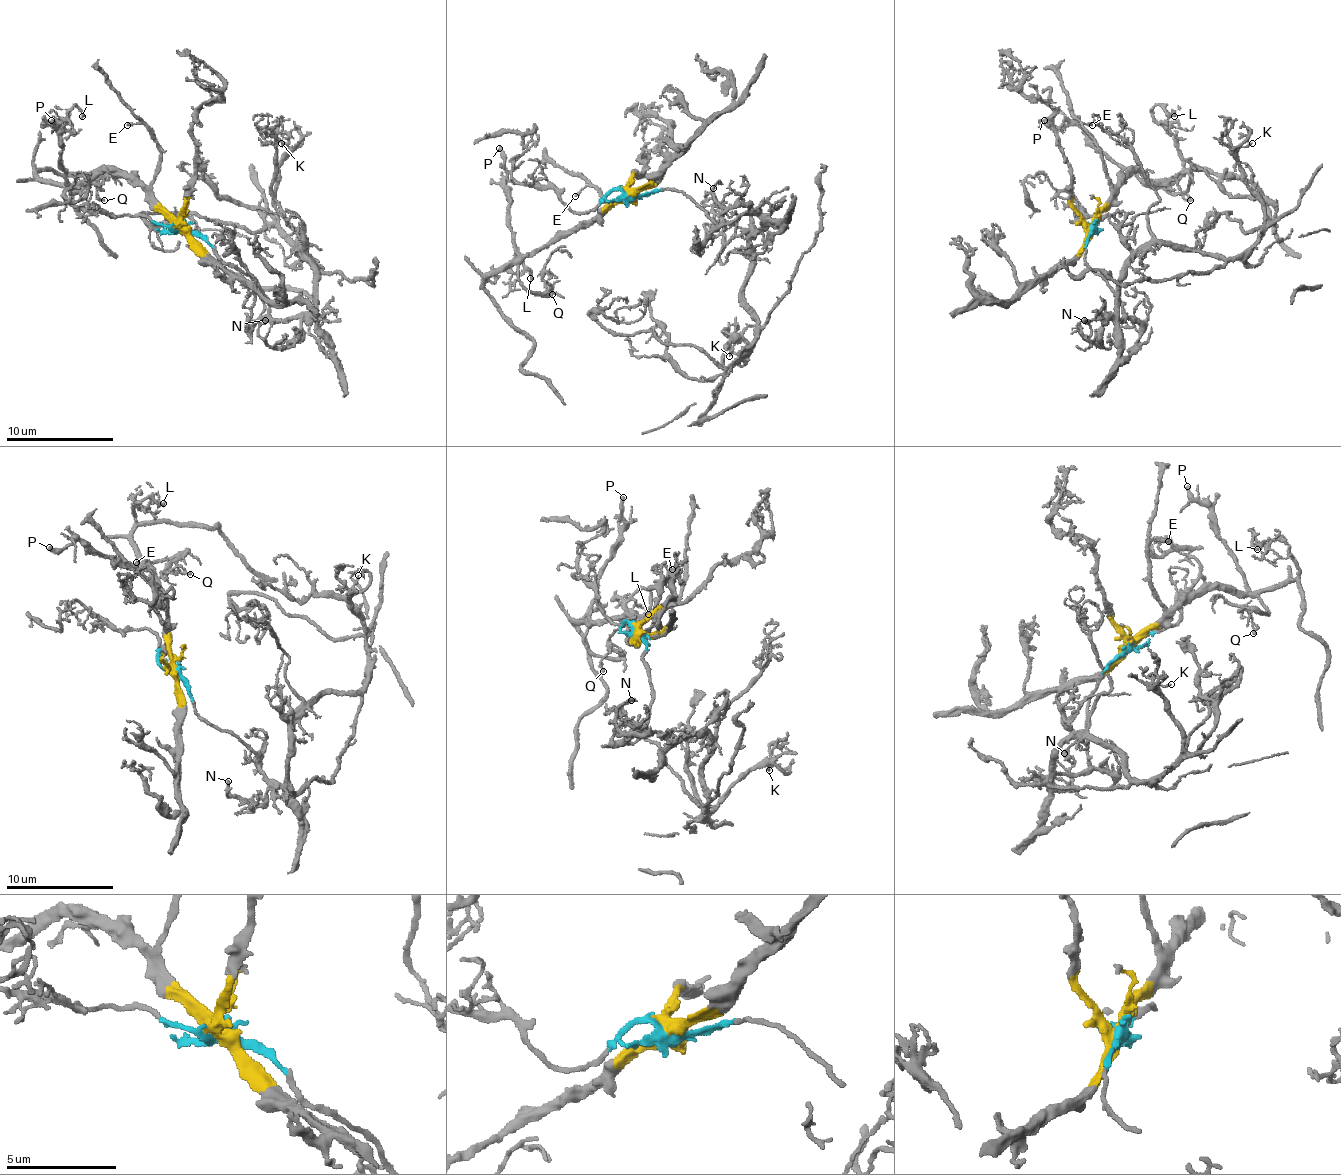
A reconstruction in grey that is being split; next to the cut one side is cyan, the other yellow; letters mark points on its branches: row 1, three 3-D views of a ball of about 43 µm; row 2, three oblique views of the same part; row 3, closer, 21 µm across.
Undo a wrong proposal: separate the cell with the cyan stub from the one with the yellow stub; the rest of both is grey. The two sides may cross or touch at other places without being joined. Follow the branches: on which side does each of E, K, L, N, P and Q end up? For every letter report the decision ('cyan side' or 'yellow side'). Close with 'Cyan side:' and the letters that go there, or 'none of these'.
E: yellow side
K: cyan side
L: yellow side
N: cyan side
P: yellow side
Q: yellow side
Cyan side: K, N

